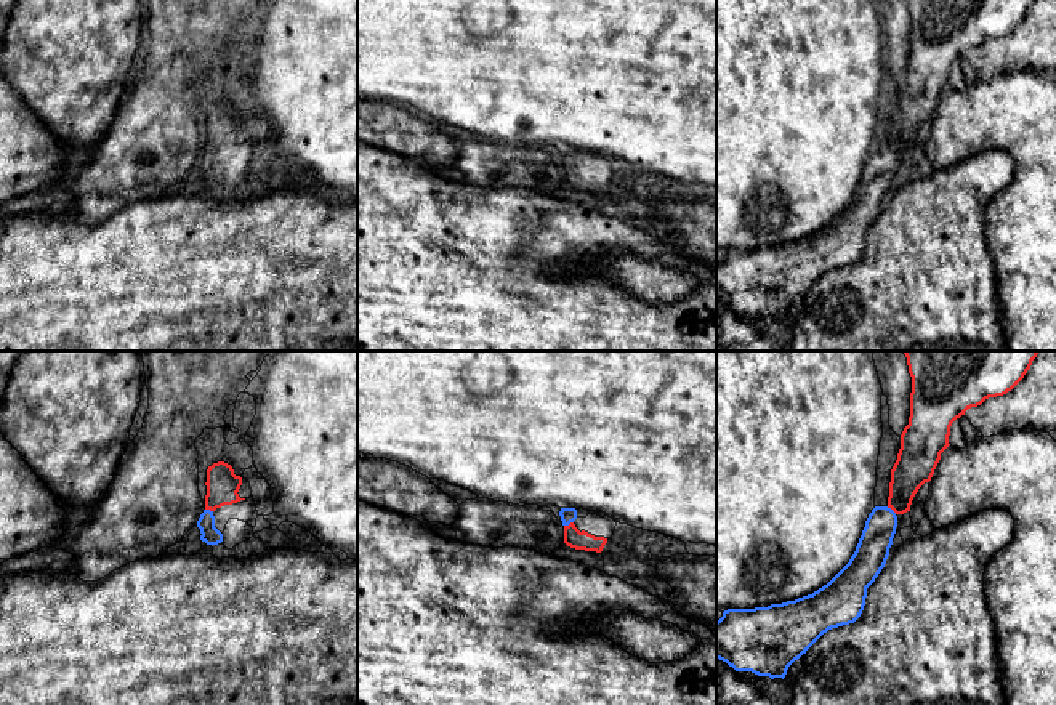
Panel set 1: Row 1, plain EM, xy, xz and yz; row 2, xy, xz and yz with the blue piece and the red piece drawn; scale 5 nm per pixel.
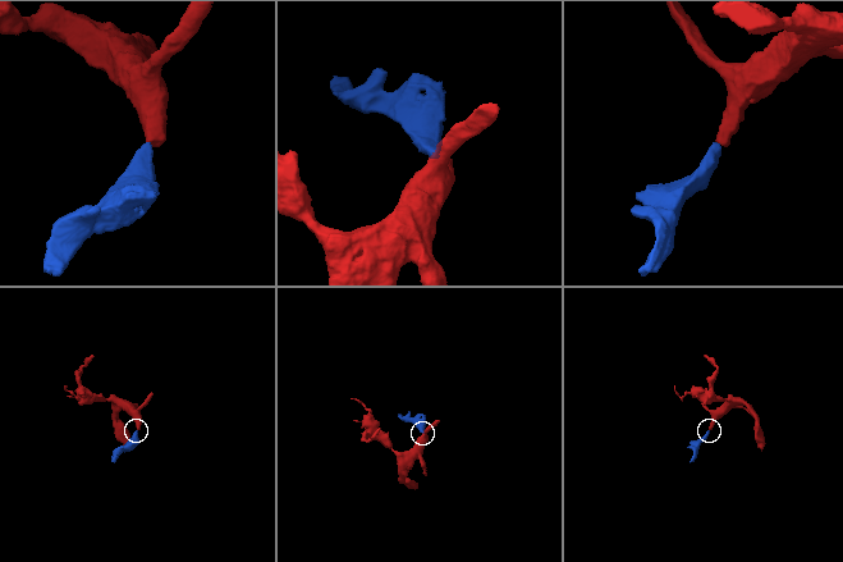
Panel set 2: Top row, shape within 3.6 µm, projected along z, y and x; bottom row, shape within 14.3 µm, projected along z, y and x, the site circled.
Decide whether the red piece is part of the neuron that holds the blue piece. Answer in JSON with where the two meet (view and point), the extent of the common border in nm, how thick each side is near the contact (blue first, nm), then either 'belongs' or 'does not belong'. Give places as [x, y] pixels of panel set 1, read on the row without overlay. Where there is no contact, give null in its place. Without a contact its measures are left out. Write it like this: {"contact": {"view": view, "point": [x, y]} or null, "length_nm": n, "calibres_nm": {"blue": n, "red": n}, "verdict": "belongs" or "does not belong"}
{"contact": {"view": "xz", "point": [568, 165]}, "length_nm": 50, "calibres_nm": {"blue": 80, "red": 100}, "verdict": "belongs"}

